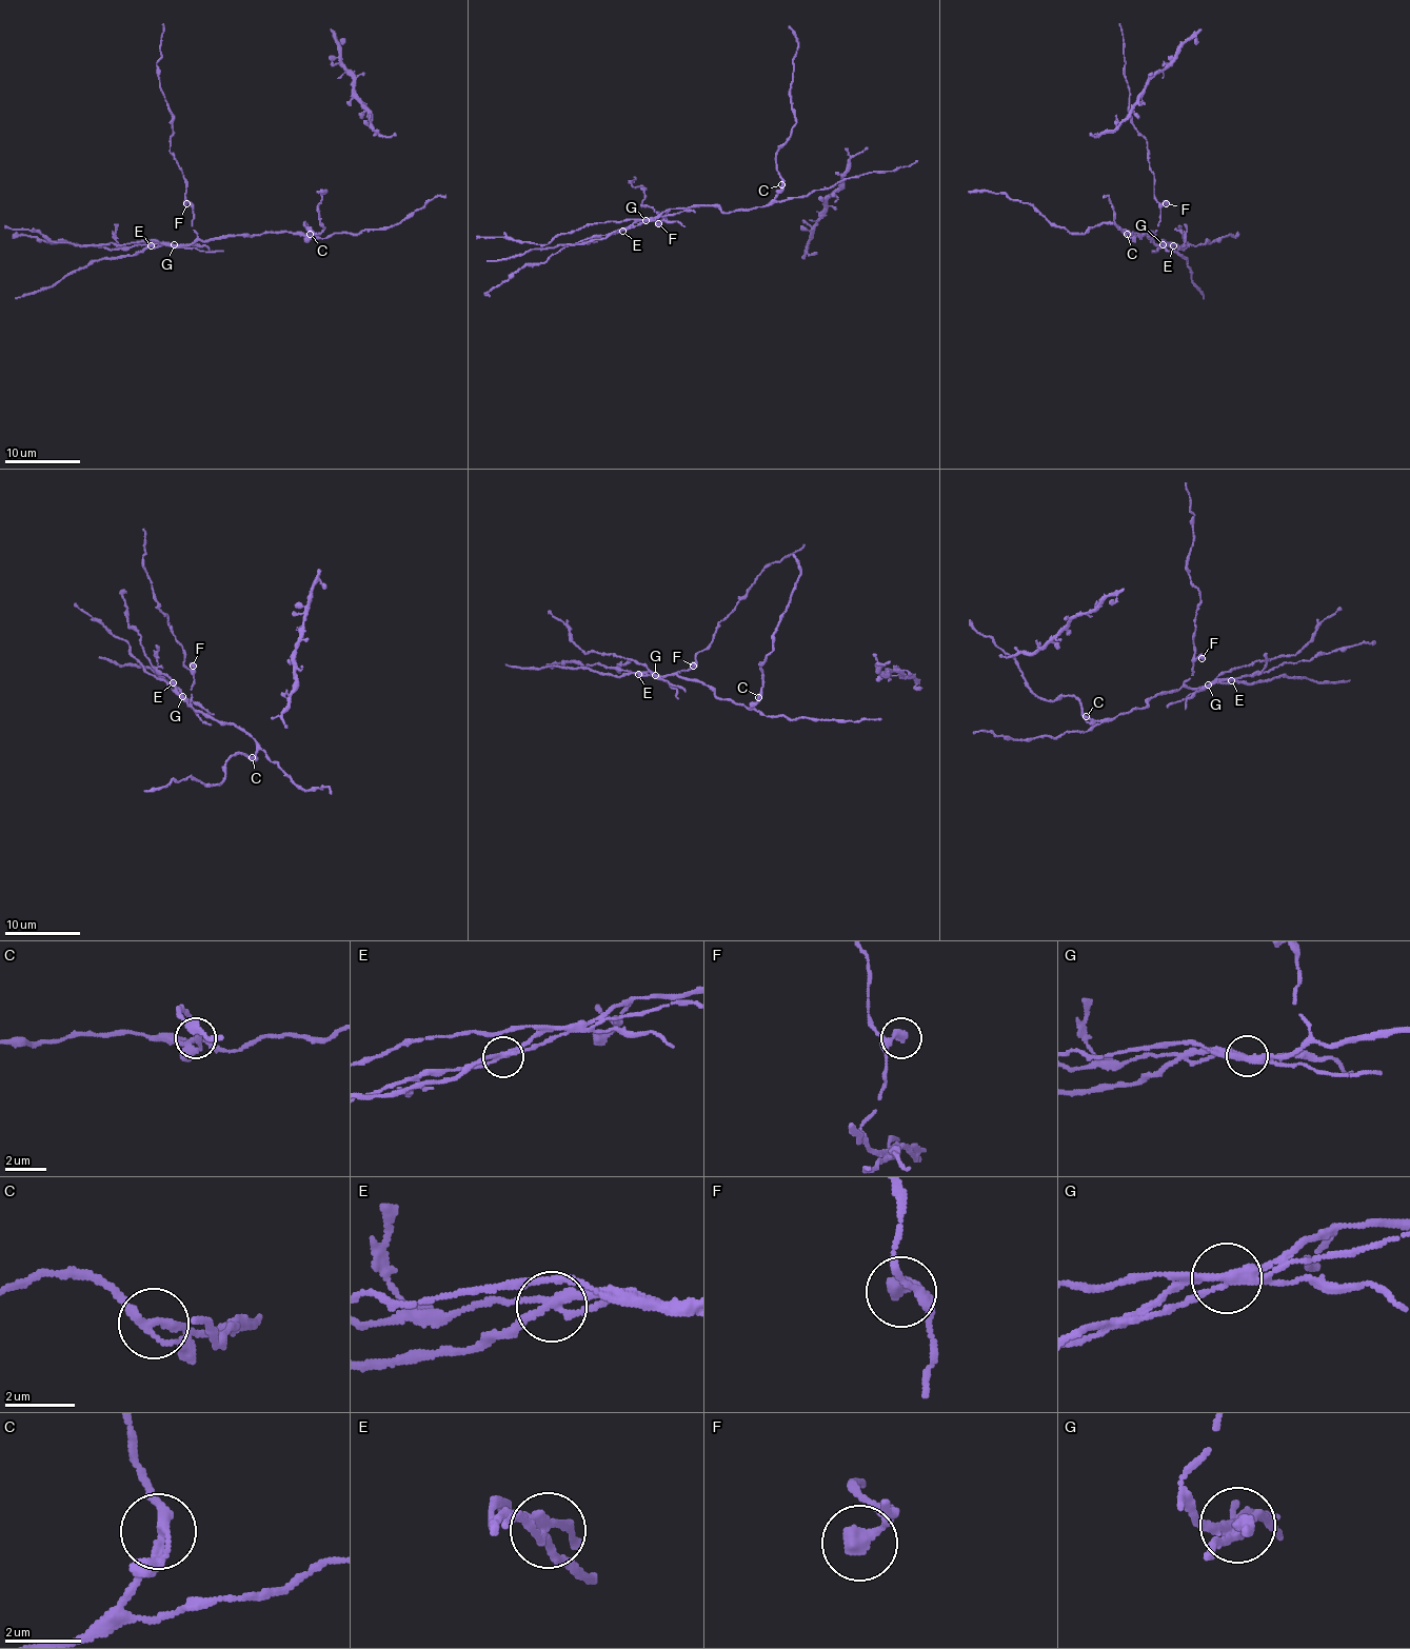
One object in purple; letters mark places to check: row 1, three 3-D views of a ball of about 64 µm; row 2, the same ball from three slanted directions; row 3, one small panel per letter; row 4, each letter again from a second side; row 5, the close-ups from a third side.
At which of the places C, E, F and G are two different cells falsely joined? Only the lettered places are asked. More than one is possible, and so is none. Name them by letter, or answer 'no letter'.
E, G

